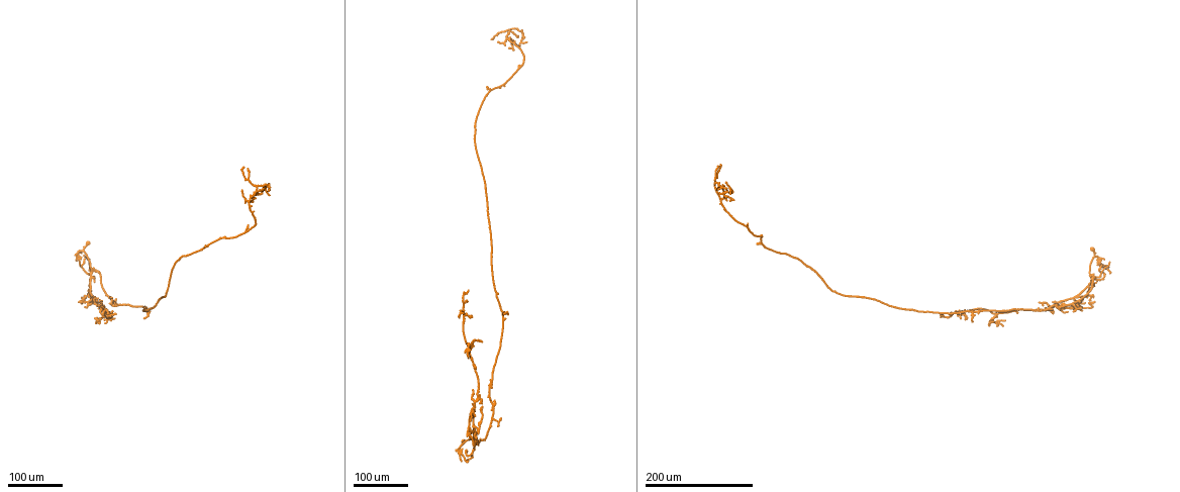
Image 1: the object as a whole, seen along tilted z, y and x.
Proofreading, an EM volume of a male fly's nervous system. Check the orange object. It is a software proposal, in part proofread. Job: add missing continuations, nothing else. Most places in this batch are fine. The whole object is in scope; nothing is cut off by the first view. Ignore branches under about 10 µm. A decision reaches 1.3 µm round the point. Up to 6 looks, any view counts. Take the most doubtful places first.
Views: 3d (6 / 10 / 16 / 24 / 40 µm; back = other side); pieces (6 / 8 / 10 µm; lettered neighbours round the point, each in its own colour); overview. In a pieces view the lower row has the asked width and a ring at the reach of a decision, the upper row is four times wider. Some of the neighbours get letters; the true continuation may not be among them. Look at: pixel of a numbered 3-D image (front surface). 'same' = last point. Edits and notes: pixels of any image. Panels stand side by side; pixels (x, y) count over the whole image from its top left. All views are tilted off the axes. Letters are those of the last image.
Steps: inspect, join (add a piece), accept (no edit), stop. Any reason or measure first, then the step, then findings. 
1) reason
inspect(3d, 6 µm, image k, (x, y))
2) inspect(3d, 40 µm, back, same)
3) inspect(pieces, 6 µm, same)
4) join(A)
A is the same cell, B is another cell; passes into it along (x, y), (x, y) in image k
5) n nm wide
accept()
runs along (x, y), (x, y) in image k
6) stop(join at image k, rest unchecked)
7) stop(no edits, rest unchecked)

inspect(3d, 24 µm, image 1, (1016, 313))

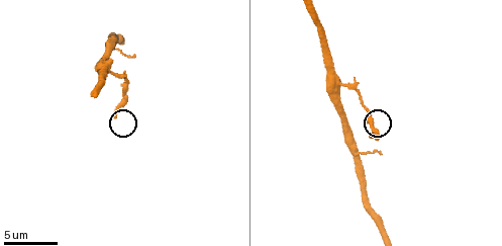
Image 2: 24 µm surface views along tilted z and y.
what lies round it
inspect(pieces, 10 µm, image 2, (371, 133))

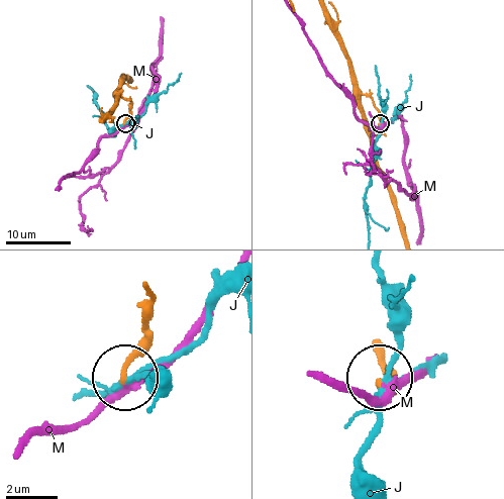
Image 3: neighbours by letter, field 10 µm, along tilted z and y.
210 nm wide
accept()
J and M are other cells; runs along (145, 286), (150, 298), (126, 377) in image 3; none of them fits

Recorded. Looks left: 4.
an open end
inspect(3d, 40 µm, image 1, (716, 168))

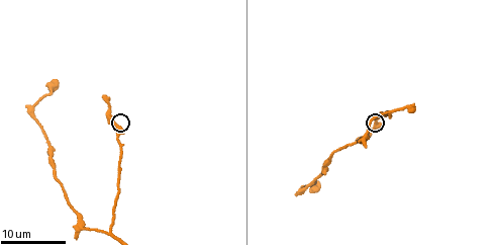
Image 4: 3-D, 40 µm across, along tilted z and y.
see the neighbours
inspect(pieces, 6 µm, image 4, (102, 98))

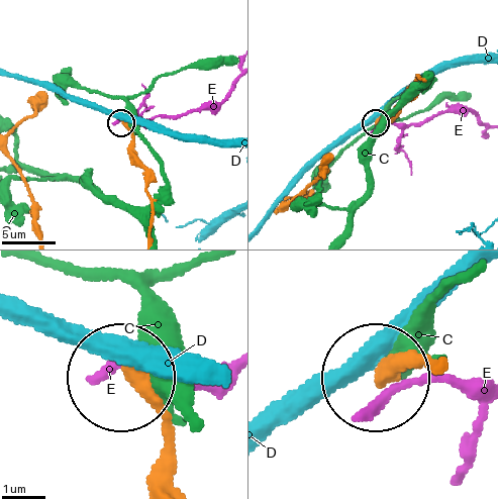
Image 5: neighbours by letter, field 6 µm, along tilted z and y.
accept()
C, D and E are other cells; runs along (437, 359), (384, 375) in image 5; no lettered piece goes on from it

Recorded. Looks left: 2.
tapers out
inspect(3d, 24 µm, image 1, (521, 29))

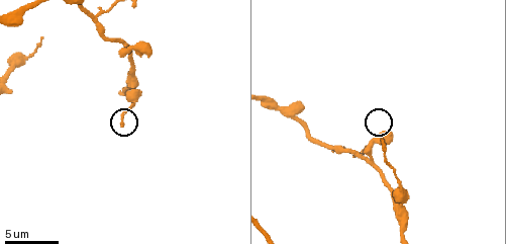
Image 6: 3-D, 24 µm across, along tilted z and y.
inspect(pieces, 10 µm, image 6, (381, 140))

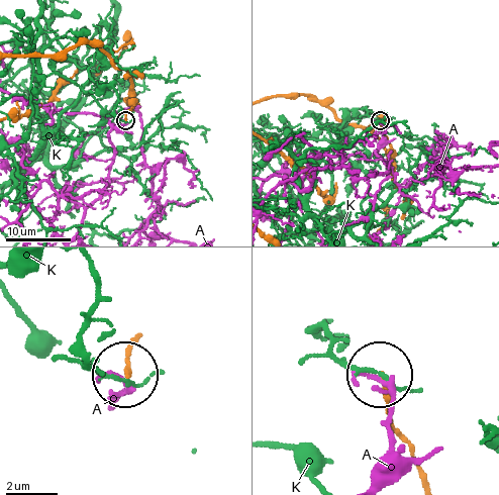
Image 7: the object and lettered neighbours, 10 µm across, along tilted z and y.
accept()
A and K are other cells; no lettered piece goes on from it

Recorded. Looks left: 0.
stop(no edits, rest unchecked)

